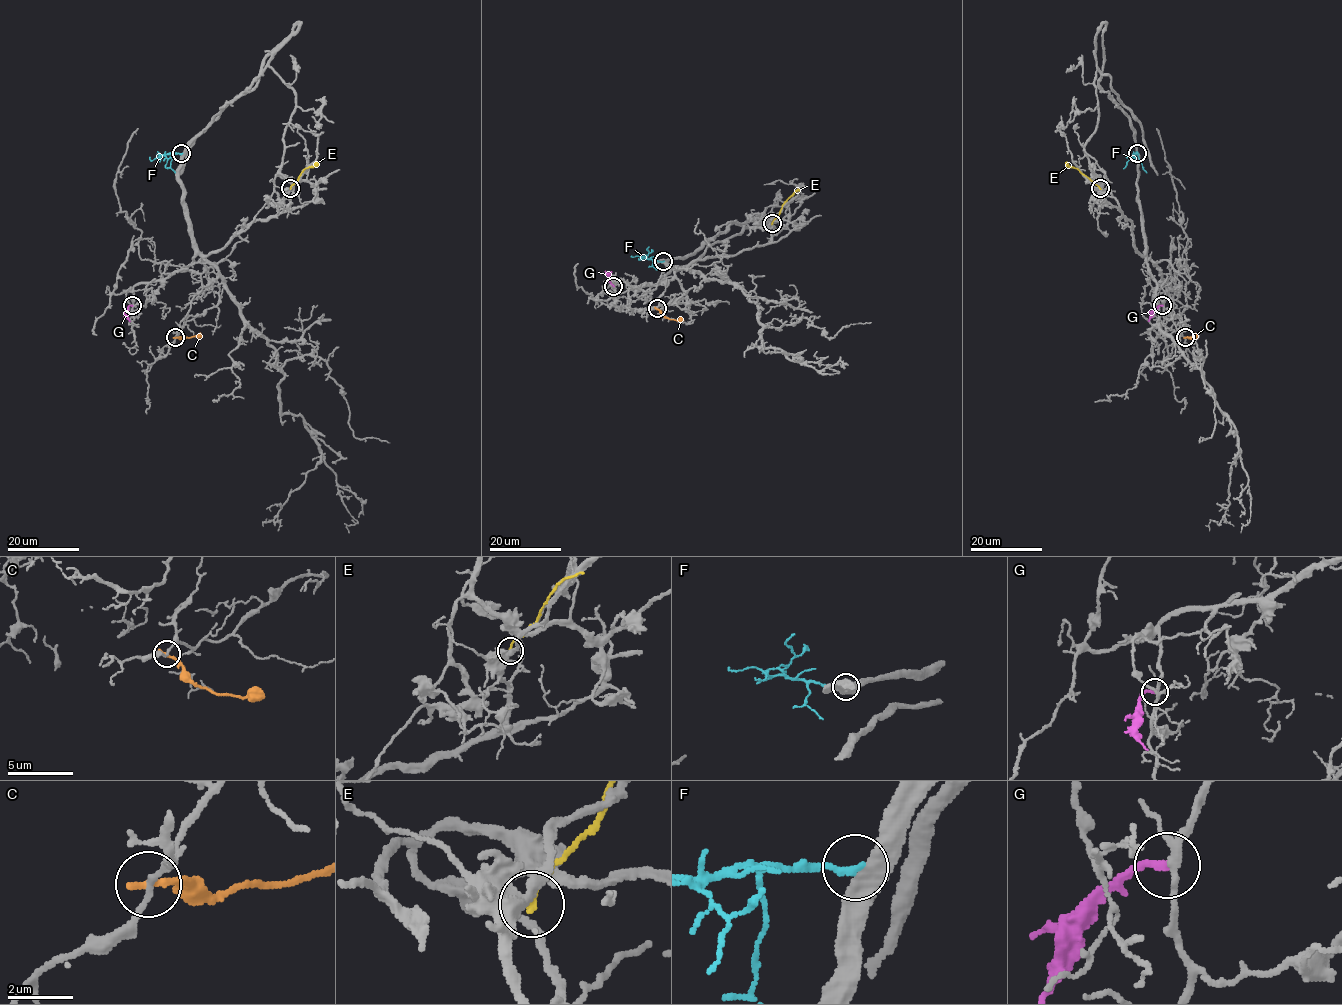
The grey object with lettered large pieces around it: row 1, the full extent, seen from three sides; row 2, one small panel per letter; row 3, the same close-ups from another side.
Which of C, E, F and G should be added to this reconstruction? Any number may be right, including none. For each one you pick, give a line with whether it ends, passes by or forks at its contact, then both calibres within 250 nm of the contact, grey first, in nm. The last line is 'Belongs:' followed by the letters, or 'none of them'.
Belongs: none of them

